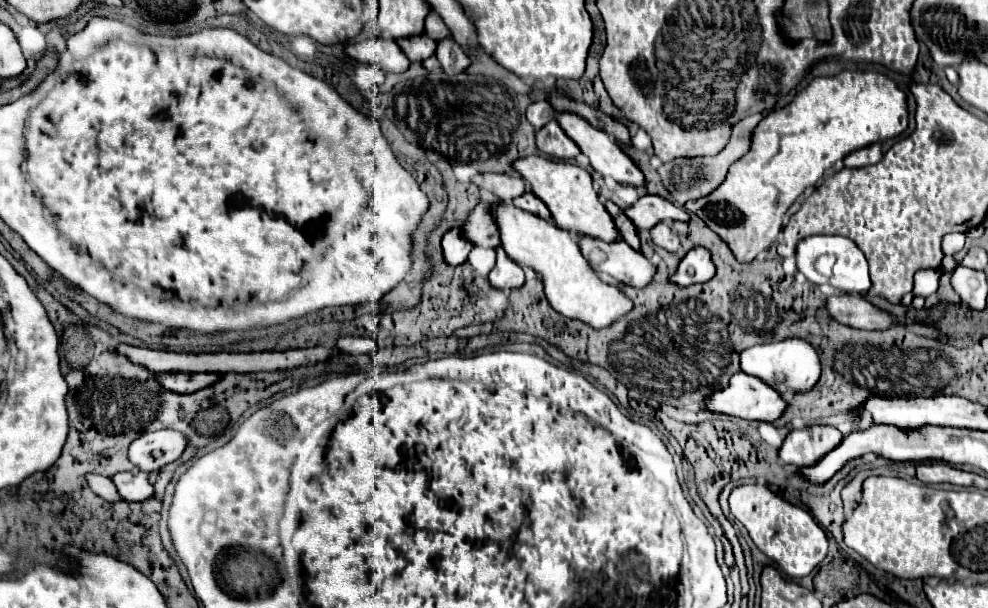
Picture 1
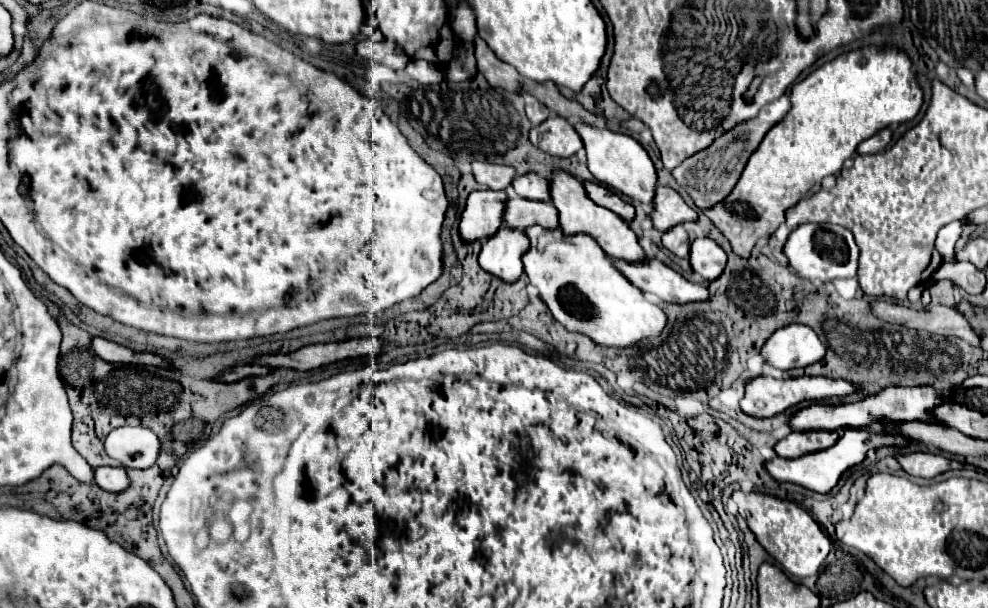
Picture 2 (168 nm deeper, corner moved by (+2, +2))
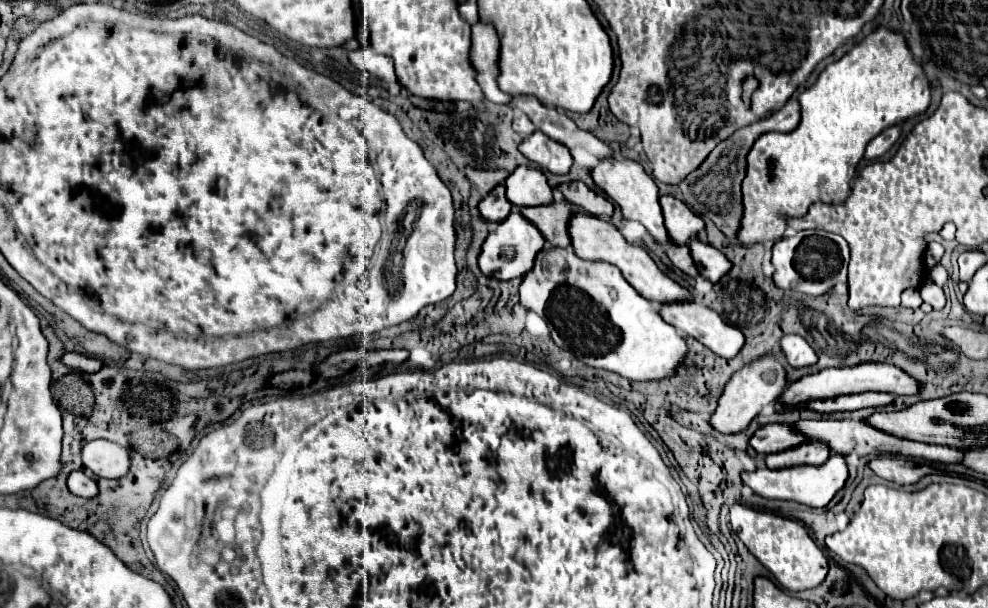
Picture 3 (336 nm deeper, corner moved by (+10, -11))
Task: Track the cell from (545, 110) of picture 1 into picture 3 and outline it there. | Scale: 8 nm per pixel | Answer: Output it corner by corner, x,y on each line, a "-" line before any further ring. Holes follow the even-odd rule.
516,113
516,117
514,117
514,131
520,133
522,137
528,137
528,135
532,135
536,131
536,127
534,127
534,123
526,115

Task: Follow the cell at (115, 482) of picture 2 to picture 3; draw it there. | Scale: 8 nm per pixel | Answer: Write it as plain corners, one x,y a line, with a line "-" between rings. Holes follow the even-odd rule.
74,471
70,477
68,477
68,489
78,495
78,497
84,497
84,499
92,499
98,495
98,485
94,479
86,477
84,471

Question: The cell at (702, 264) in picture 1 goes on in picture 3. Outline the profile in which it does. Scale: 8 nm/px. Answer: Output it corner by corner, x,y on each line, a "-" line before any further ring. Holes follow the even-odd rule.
692,239
692,243
690,243
690,253
692,253
692,259
694,259
694,263
696,263
696,267
698,267
698,273
704,277
704,279
708,279
708,281
712,281
712,283
716,283
722,275
726,275
728,271
730,271
730,261
718,251
718,249
714,249
714,247
710,247
708,243
704,243
704,241
696,241
696,239

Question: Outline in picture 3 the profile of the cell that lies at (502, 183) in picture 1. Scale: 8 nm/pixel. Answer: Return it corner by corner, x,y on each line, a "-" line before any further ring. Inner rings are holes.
466,167
466,177
484,195
488,195
496,185
502,185
508,179
508,175
510,175
508,171
484,171
484,169

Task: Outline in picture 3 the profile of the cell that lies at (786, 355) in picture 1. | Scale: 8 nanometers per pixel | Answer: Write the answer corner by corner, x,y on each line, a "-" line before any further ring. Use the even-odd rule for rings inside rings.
784,335
780,339
780,349
782,349
788,365
792,365
792,367
806,367
806,365
814,365
818,361
818,355
814,353
814,349
800,335

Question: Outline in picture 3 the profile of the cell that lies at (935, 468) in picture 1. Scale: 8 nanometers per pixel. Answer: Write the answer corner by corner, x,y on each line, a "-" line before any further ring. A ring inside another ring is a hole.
880,455
868,463
868,467
880,475
882,479
894,481
898,485
912,485
922,477
936,473
936,469
928,463
920,463
914,459
896,457
895,455

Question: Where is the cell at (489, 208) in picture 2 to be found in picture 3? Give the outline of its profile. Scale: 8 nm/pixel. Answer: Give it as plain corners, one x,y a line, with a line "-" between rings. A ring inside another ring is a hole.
504,185
494,187
494,191
490,191
490,195
486,199
482,199
478,205
482,219
486,219
486,223
490,223
490,225
500,223
512,211
512,203
506,199
504,191
506,191

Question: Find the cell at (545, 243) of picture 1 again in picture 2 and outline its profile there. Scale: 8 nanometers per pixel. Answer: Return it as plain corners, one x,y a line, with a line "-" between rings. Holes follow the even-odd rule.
542,226
526,228
526,236
530,238
530,250
524,254
524,272
532,286
538,288
540,298
550,308
554,320
558,320
568,332
586,334
598,346
604,348
632,348
646,338
658,338
668,322
664,310
644,298
644,294
628,282
628,278
616,270
612,258
598,246
598,242
590,236
576,234
566,236
562,230
546,230

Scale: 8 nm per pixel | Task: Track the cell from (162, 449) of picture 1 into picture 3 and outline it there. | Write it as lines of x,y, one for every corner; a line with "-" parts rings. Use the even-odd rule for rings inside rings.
96,439
82,449
84,465
98,477
120,479
130,471
130,451
114,441

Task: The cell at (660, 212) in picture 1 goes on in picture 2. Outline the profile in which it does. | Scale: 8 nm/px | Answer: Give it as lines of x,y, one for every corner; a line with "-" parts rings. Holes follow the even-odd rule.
658,186
654,204
656,204
656,210
652,212
652,220
654,220
654,228
660,232
666,232
676,224
692,222
698,218
698,212
690,208
684,202
684,198
668,186

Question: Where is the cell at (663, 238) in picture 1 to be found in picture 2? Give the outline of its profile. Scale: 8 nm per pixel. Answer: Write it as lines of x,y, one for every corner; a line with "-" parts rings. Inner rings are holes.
674,226
670,232
664,232
662,244
680,258
686,258
690,254
690,240
688,240
688,234
682,226

